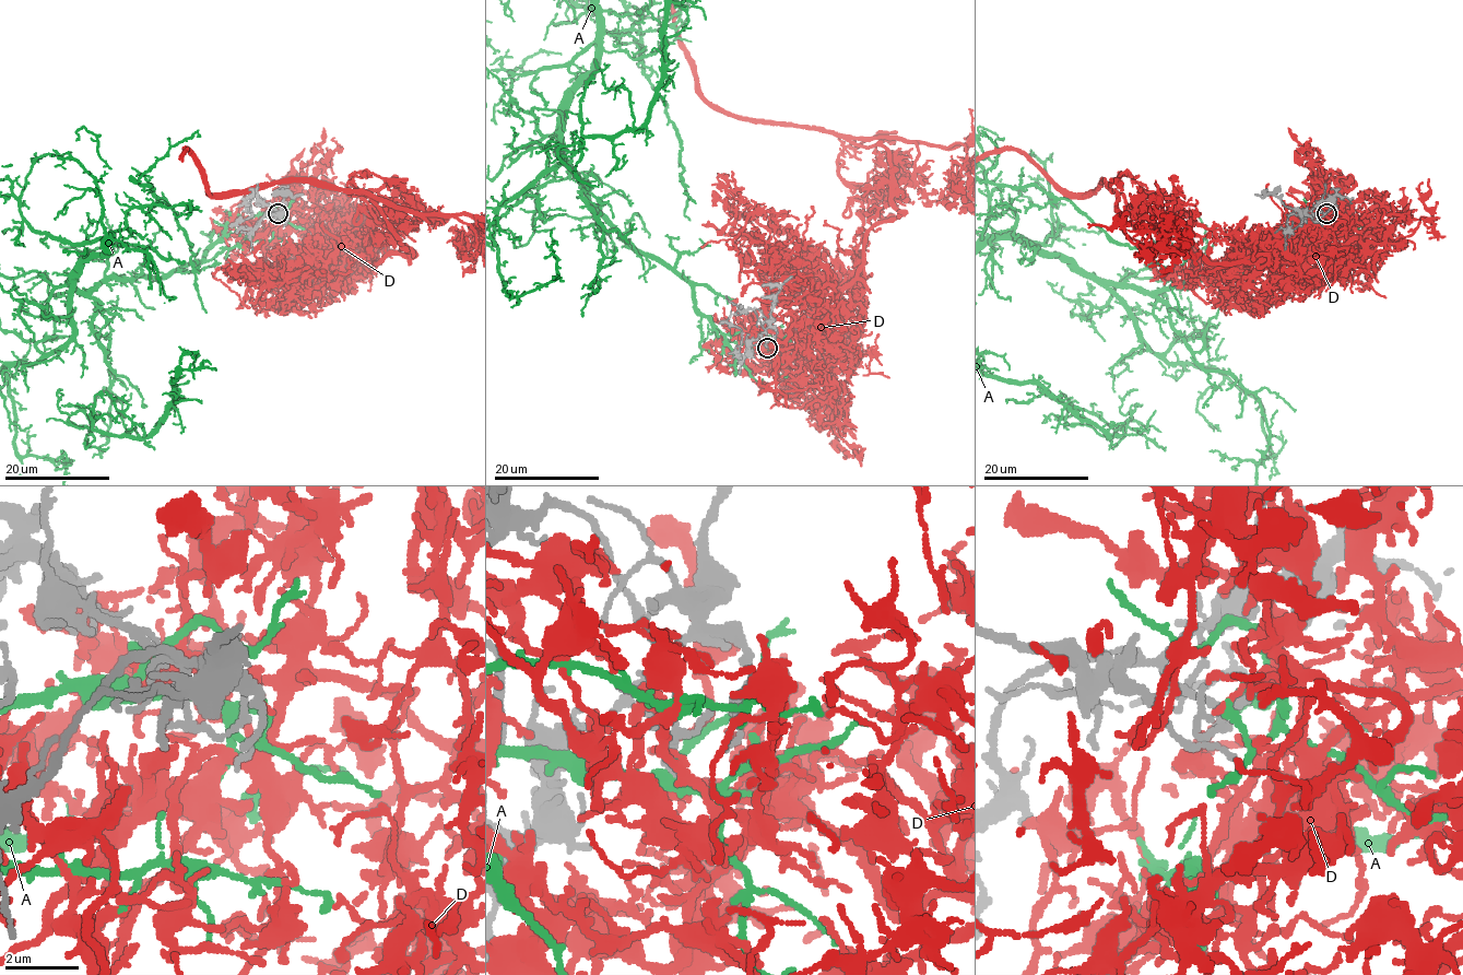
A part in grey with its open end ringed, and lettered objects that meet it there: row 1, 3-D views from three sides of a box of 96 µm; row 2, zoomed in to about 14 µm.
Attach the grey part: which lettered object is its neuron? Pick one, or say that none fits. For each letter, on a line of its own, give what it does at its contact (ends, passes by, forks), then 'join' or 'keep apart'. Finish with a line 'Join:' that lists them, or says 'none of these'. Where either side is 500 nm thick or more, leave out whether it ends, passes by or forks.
A: it passes by; keep apart
D: it passes by; join
Join: D

